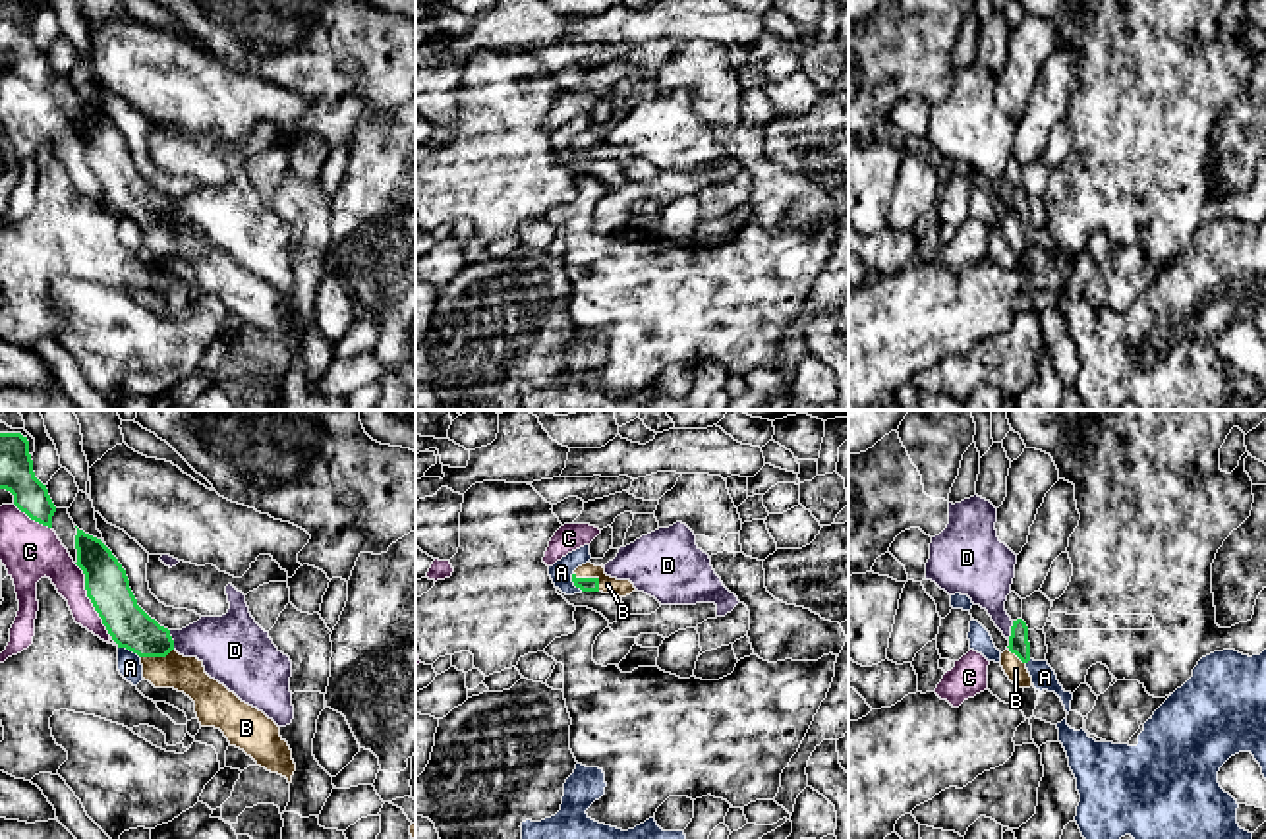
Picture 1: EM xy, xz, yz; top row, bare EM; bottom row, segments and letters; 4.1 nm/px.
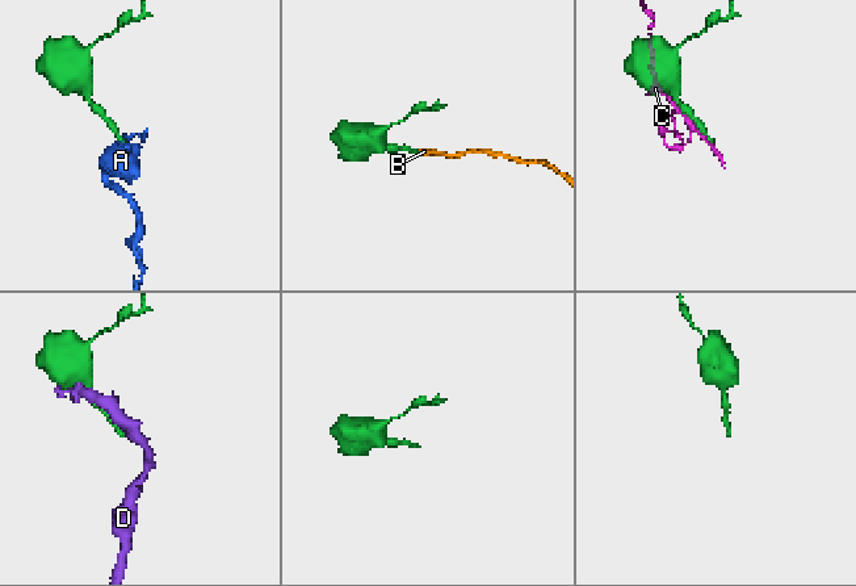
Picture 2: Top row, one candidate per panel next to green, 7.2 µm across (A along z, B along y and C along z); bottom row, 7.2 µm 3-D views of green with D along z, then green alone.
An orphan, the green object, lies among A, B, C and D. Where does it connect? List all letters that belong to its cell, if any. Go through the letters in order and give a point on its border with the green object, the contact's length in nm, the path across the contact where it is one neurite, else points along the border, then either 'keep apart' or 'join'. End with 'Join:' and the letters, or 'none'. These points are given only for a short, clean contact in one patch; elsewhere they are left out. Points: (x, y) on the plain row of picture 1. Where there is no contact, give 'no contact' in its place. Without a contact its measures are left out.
A: meets green in xy at (130, 217); contact 110 nm long; border along xy (118, 213), (140, 225); keep apart
B: meets green in xz at (592, 145); contact 130 nm long; runs through xz (586, 151), (592, 145), (607, 151); join
C: meets green in xy at (89, 165); contact 340 nm long; keep apart
D: meets green in xy at (172, 207); contact 80 nm long; keep apart
Join: B

